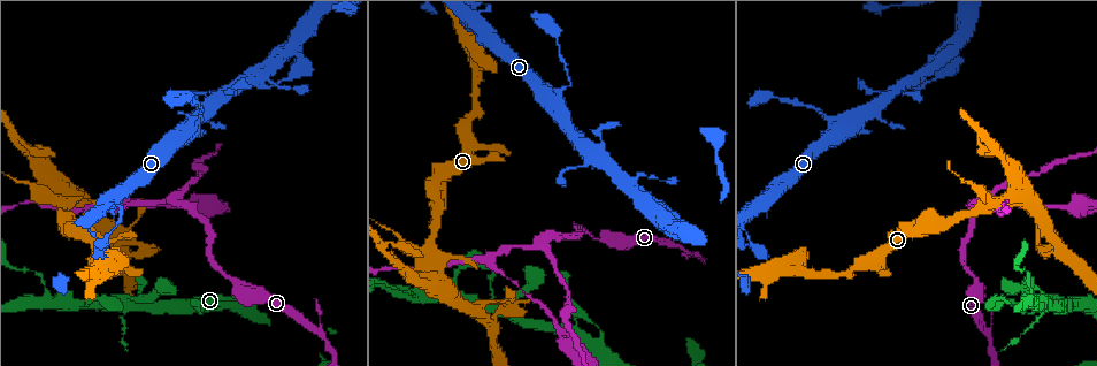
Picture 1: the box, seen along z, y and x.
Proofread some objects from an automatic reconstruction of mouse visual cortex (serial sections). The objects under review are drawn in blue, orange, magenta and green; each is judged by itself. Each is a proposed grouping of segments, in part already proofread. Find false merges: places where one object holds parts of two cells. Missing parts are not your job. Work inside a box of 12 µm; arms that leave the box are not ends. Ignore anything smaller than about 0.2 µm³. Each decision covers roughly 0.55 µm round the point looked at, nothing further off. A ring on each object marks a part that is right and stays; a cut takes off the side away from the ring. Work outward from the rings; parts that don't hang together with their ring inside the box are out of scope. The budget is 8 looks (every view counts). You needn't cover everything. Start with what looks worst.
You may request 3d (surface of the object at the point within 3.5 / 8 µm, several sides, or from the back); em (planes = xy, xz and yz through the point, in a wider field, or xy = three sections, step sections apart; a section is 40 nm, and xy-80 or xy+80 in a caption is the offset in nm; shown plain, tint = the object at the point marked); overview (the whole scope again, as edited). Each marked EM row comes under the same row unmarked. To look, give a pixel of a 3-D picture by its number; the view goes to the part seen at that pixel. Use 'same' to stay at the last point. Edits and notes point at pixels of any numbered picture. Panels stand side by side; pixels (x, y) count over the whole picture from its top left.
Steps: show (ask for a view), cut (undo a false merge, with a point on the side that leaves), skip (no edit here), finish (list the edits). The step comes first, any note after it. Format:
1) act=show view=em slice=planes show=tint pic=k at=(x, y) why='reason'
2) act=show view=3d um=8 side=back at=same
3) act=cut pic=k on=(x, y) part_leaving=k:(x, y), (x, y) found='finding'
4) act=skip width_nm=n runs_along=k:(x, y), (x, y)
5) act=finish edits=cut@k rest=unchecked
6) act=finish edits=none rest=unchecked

act=show view=3d um=3.5 pic=1 at=(203, 112) why='sharp bend'

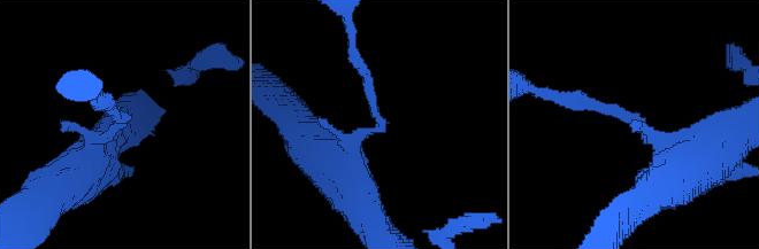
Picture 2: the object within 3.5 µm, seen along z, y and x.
act=show view=em slice=xy step=3 show=tint pic=2 at=(630, 115) why='shape alone is not enough'

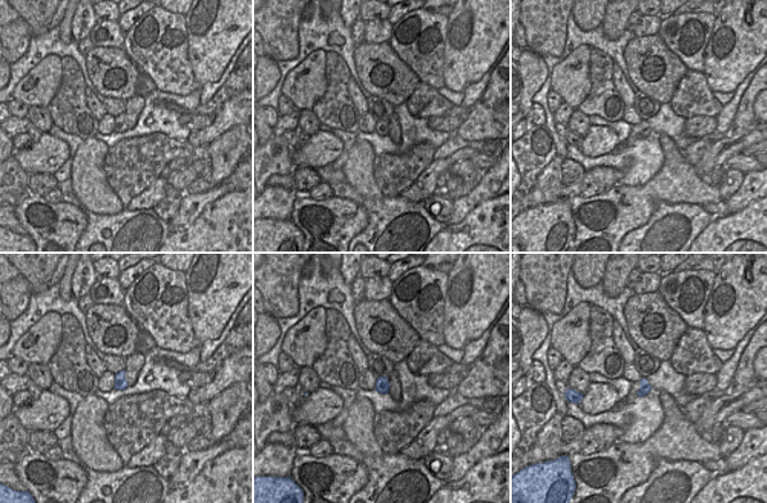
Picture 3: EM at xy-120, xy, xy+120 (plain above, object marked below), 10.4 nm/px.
act=skip runs_along=2:(685, 174), (636, 117), (572, 100) found='one cell here'

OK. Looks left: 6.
act=show view=3d um=3.5 pic=1 at=(123, 298) why='three-way junction'

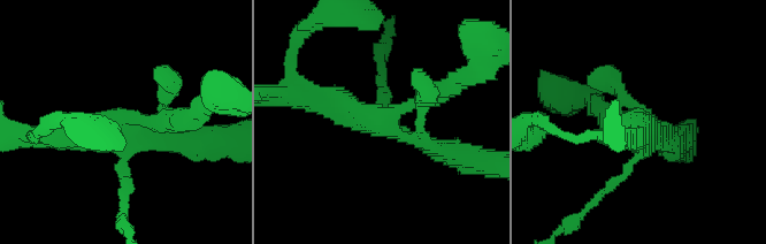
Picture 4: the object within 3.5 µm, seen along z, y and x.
act=show view=em slice=planes show=tint pic=4 at=(128, 125)

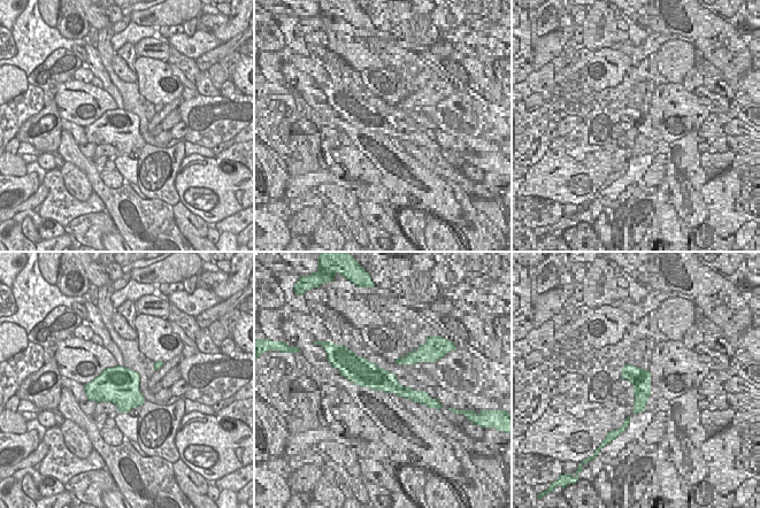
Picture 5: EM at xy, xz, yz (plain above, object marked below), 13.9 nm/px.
act=skip runs_along=4:(450, 152), (316, 99) found='continuous, no second cell'

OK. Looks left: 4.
act=show view=3d um=3.5 pic=1 at=(233, 281) why='calibre changes'

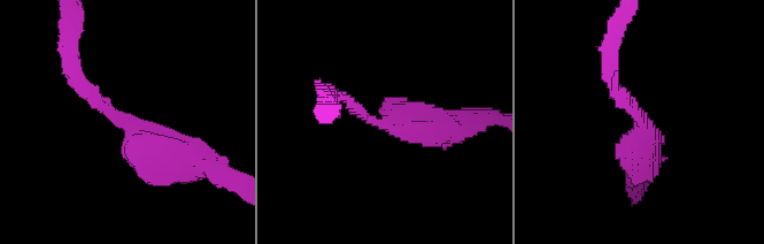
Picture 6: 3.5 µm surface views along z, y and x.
act=show view=em slice=xy step=2 show=tint pic=6 at=(377, 121) arm_widths_nm=150,500

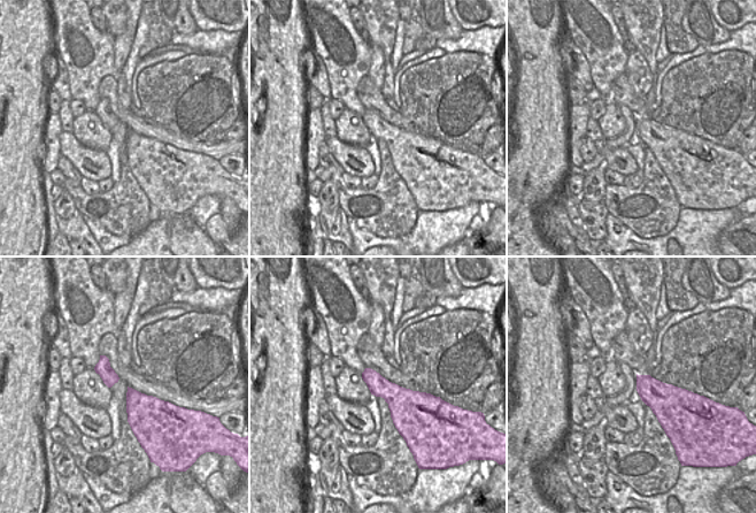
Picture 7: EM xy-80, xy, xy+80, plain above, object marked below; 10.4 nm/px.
act=skip runs_along=6:(185, 158), (154, 150), (76, 73) found='one cell here'

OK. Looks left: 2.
act=finish edits=none rest=unchecked

